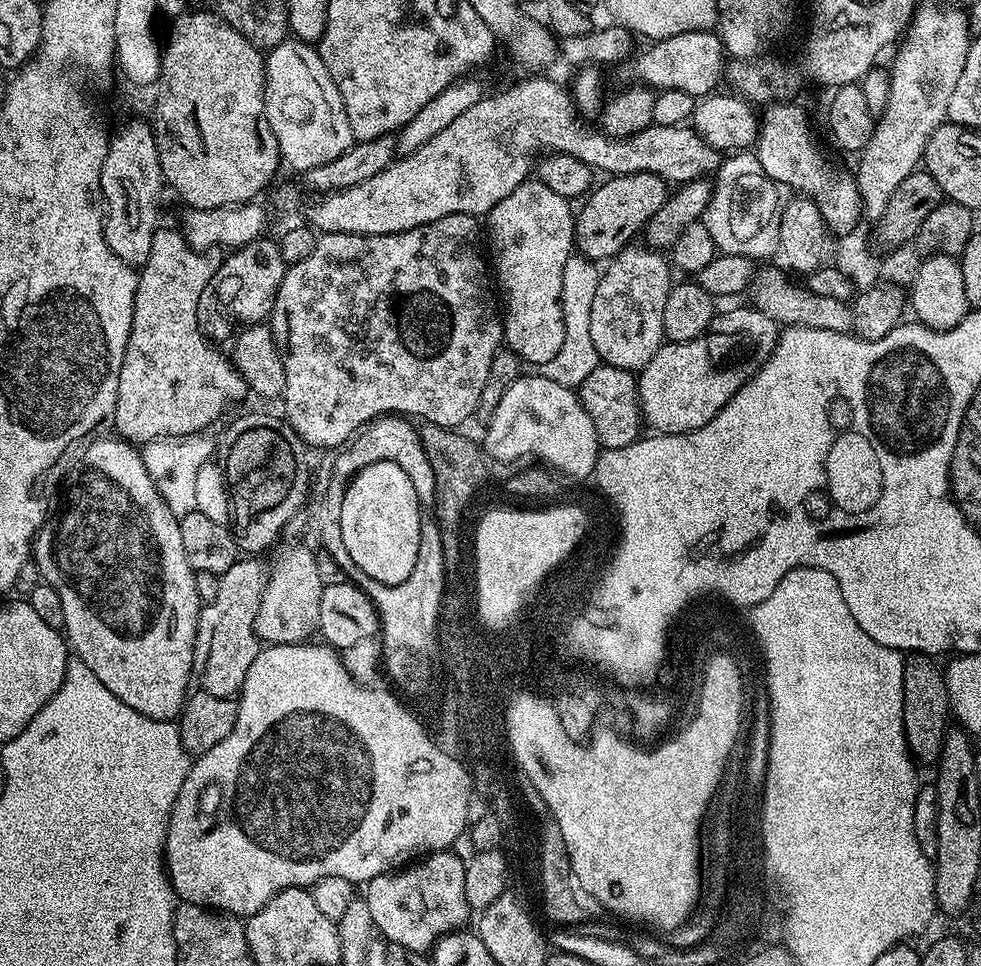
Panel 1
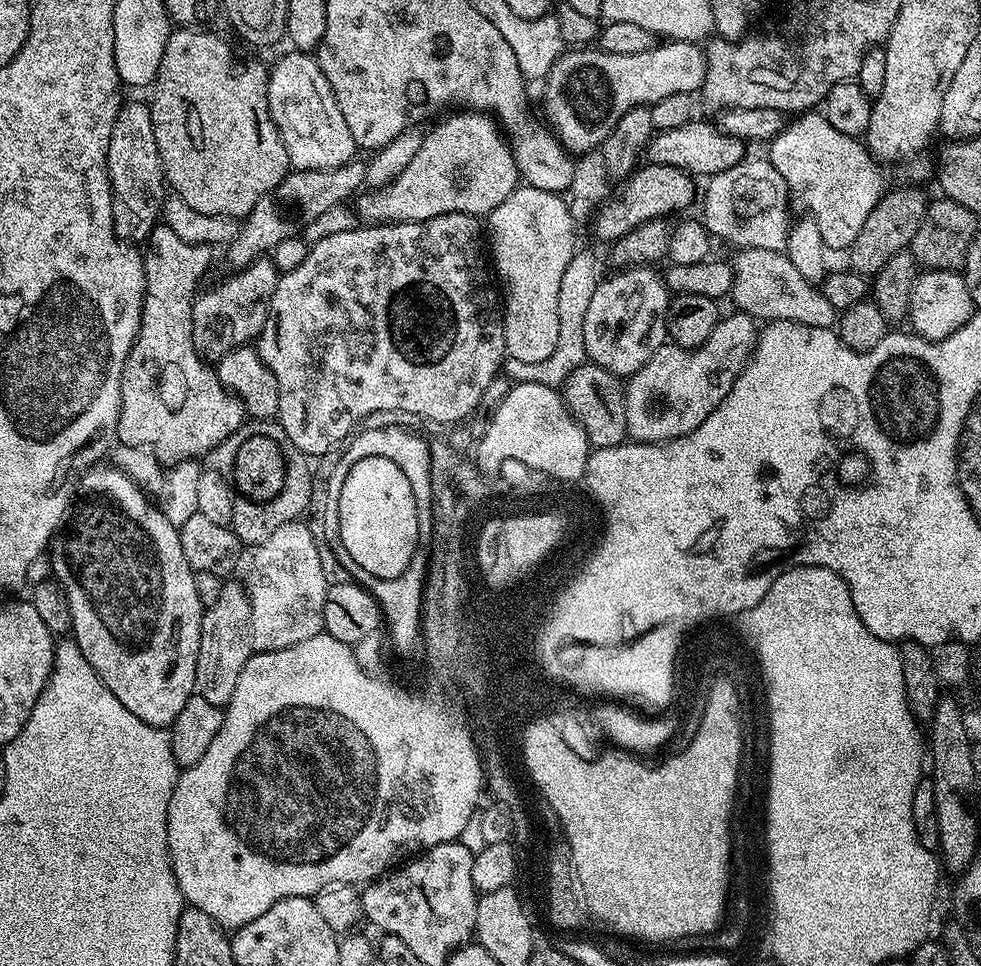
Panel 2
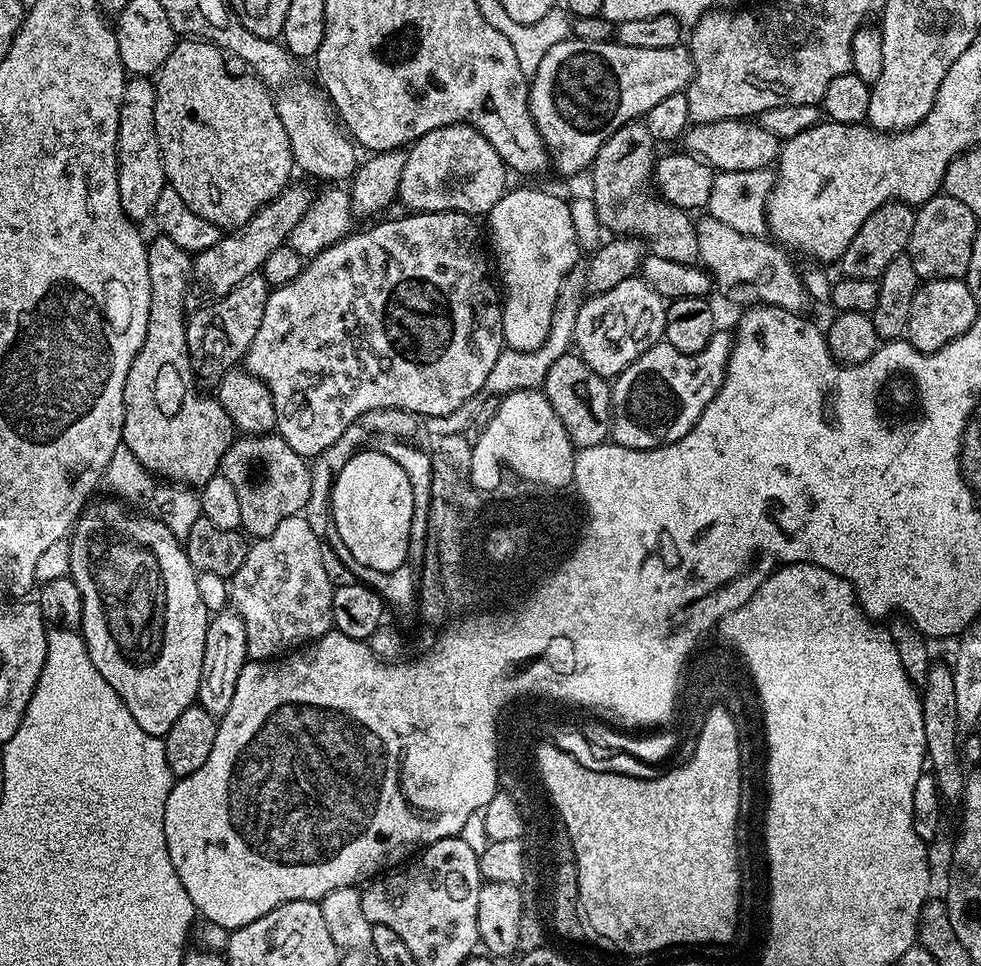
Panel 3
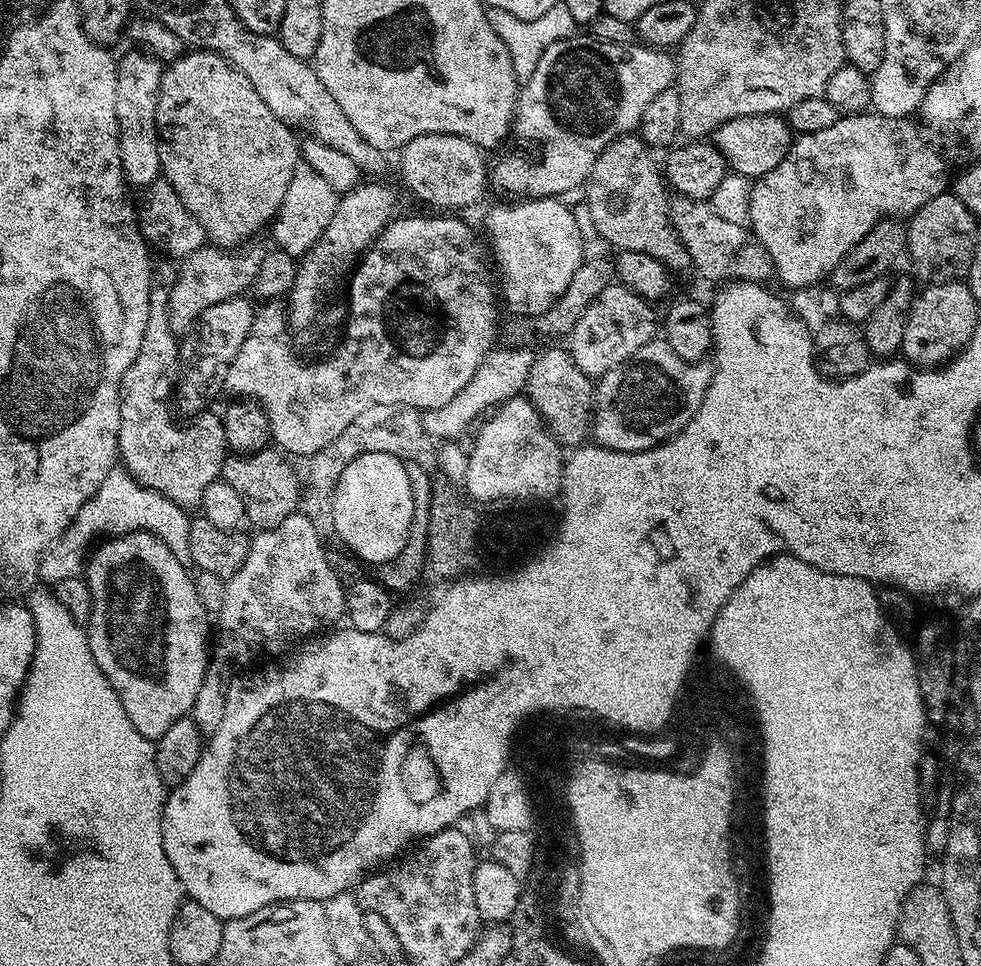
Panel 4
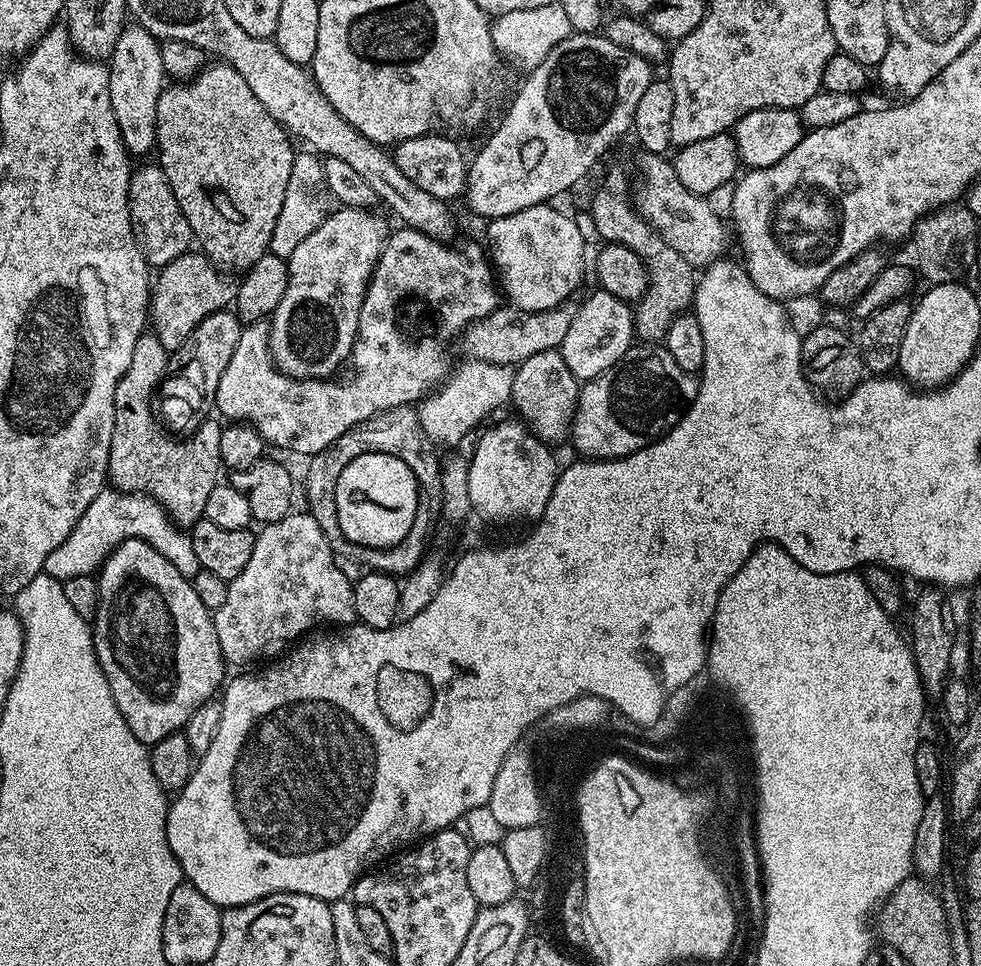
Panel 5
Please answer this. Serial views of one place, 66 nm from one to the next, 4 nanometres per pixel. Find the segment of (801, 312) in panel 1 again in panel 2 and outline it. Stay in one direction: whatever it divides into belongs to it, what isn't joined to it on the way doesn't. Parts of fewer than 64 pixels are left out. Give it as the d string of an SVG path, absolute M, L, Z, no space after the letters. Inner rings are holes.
M741 248L735 253L736 257L731 257L730 271L732 274L732 290L730 293L730 300L736 303L735 307L746 315L755 318L760 322L771 322L773 320L785 320L786 322L798 322L806 326L814 326L815 328L832 328L837 323L838 313L834 306L830 306L830 302L826 302L826 294L815 283L807 280L802 276L801 271L794 266L790 258L784 252L775 252L774 250L758 250L757 248Z

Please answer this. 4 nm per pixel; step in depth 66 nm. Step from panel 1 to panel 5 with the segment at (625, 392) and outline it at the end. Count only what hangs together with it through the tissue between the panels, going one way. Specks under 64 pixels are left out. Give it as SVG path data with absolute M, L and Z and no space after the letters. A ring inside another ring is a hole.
M554 348L542 350L521 364L515 365L511 406L516 407L515 415L526 422L534 435L549 446L557 446L569 439L572 420L576 416L576 403L580 398L581 381L570 374L570 366L562 354Z

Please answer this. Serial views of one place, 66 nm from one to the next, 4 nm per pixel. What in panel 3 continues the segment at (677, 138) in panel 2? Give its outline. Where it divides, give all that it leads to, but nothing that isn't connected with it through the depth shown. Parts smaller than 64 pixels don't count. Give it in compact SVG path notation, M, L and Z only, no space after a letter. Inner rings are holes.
M748 118L692 124L684 133L682 144L691 155L706 161L716 172L771 169L779 161L782 147L782 141L770 134L770 130Z

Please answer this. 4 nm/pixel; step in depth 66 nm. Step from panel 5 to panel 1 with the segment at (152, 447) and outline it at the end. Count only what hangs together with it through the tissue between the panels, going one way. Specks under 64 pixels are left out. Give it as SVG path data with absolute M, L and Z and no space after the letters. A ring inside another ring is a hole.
M157 227L152 245L150 246L150 258L139 269L136 281L136 297L134 298L134 318L130 326L130 338L126 342L126 354L122 358L122 370L118 374L118 398L116 399L116 419L114 427L117 428L119 435L123 439L136 446L143 446L150 440L162 440L165 438L179 438L189 436L195 432L203 432L211 429L212 423L223 414L228 408L228 396L236 396L241 391L245 391L246 385L244 377L238 371L232 369L232 364L219 352L217 345L209 341L204 332L200 329L198 322L198 298L202 298L202 290L206 290L206 282L220 269L222 252L219 248L209 248L206 252L196 252L184 240L183 231L172 228Z

